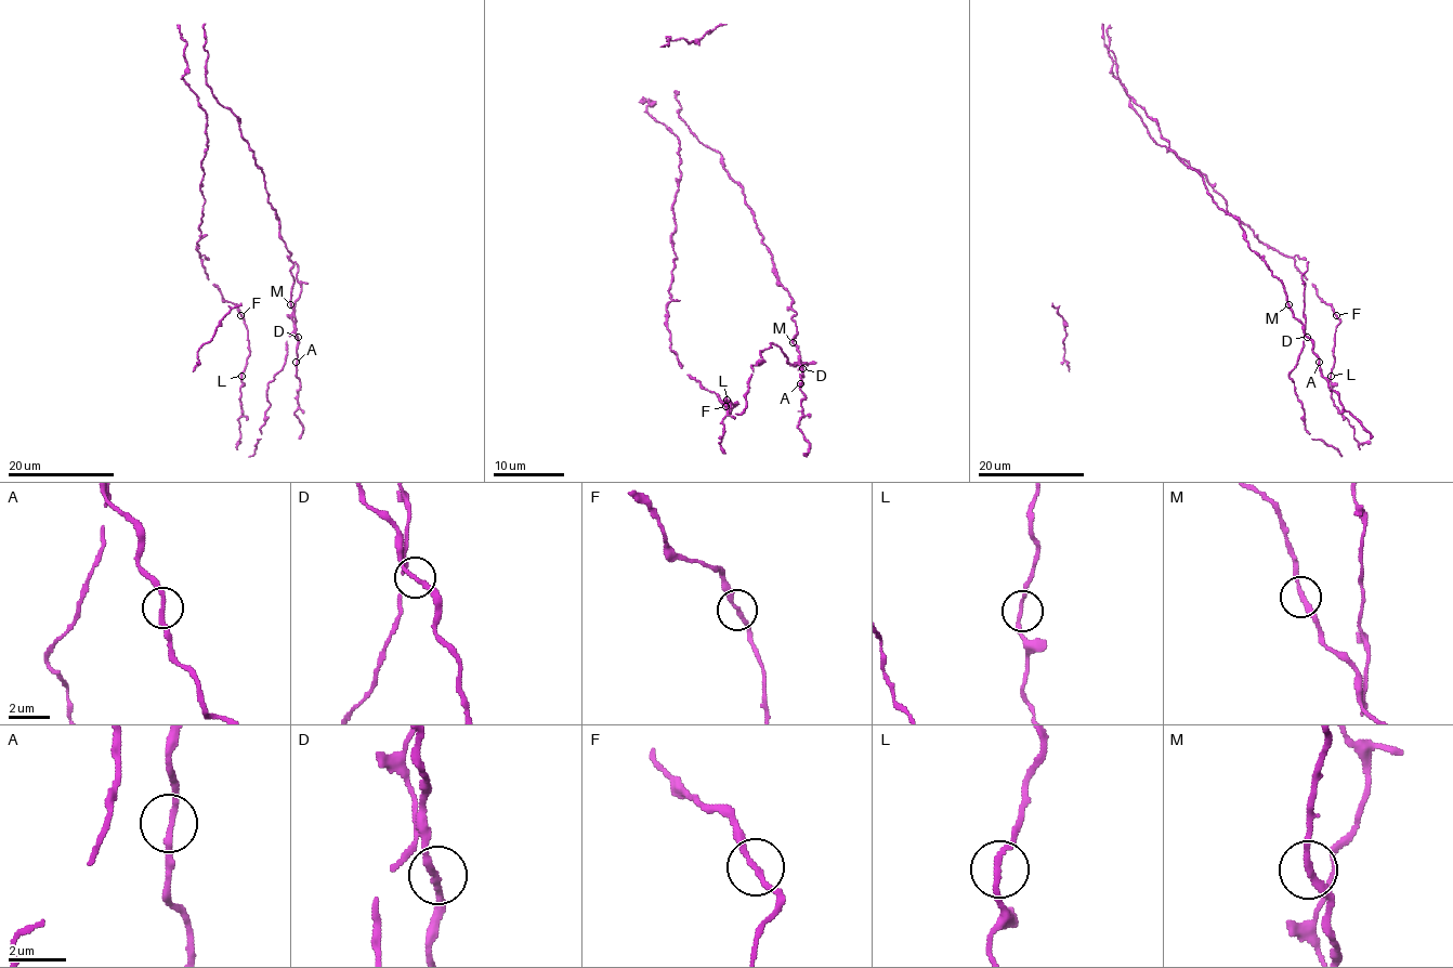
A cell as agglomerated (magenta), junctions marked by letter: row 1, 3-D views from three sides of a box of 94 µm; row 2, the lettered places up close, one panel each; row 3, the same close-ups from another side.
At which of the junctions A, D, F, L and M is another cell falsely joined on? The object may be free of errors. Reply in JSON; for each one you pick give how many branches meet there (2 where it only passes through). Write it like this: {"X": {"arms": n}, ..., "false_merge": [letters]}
{"false_merge": []}

